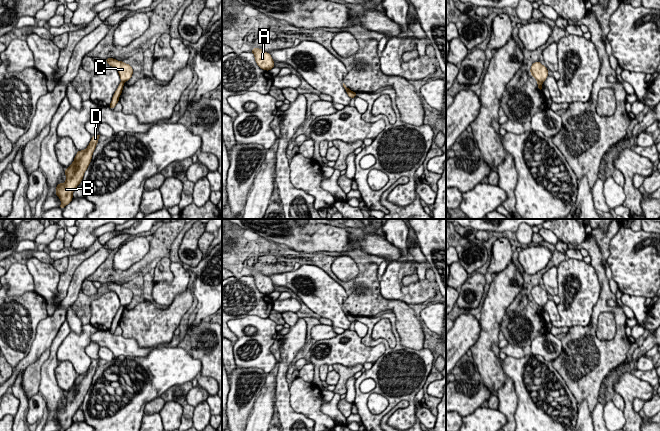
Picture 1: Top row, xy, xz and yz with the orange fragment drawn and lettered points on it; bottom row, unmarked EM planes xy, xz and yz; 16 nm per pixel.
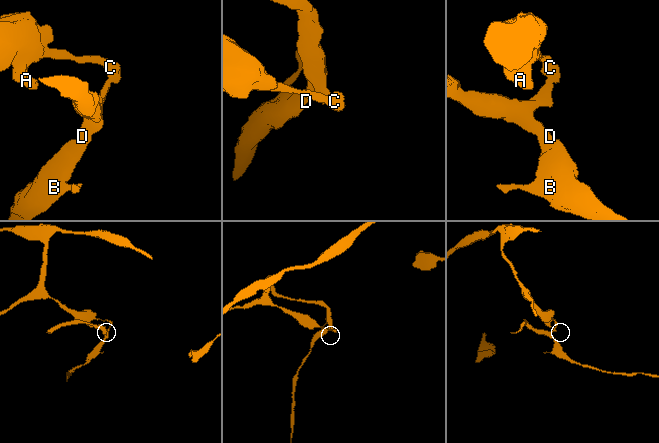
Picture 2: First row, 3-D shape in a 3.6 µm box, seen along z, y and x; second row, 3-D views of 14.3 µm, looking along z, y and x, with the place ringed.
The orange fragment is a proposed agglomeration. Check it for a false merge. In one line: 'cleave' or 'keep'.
cleave

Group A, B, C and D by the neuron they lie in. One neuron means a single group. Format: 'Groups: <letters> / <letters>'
Groups: A C / B D

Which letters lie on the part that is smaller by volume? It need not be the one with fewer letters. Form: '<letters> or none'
B, D

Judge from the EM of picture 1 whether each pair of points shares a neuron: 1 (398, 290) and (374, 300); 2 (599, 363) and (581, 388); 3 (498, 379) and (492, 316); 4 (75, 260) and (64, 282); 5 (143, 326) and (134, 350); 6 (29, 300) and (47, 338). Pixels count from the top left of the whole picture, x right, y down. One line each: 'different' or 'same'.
1: different
2: same
3: same
4: same
5: different
6: different

